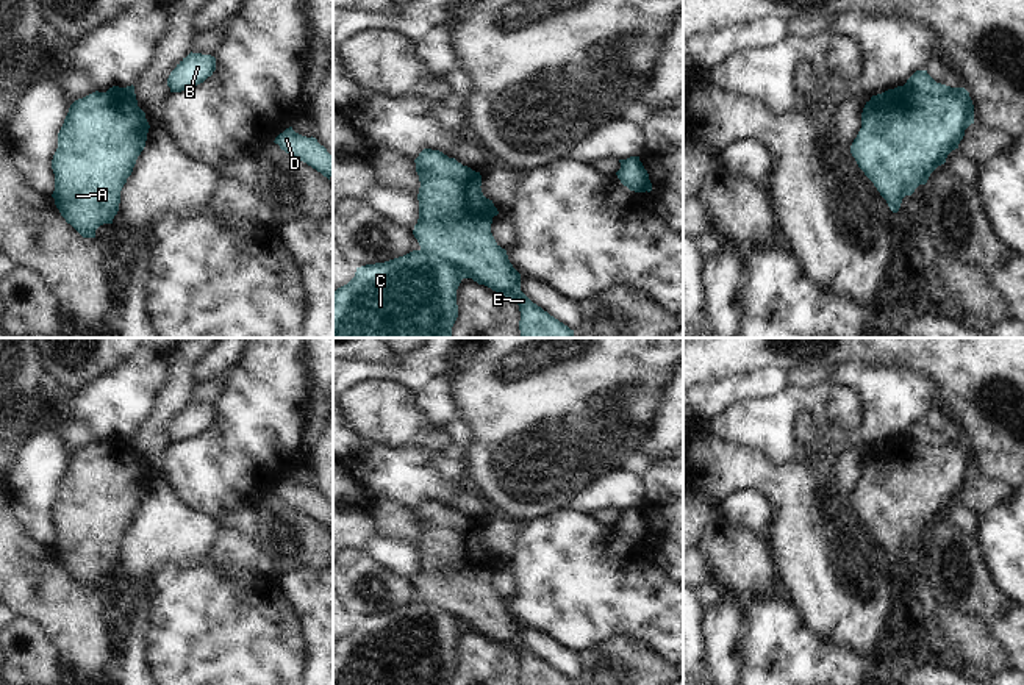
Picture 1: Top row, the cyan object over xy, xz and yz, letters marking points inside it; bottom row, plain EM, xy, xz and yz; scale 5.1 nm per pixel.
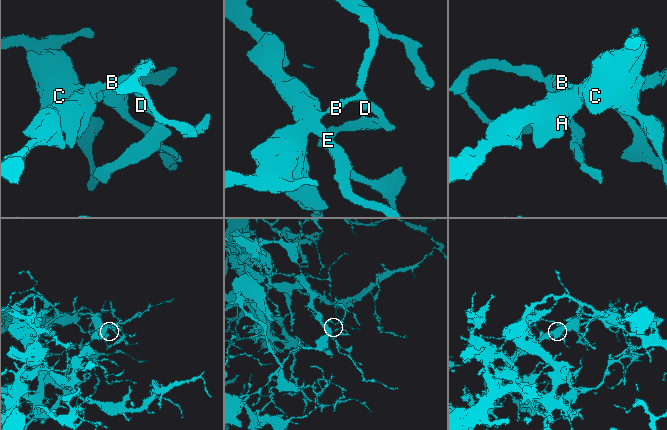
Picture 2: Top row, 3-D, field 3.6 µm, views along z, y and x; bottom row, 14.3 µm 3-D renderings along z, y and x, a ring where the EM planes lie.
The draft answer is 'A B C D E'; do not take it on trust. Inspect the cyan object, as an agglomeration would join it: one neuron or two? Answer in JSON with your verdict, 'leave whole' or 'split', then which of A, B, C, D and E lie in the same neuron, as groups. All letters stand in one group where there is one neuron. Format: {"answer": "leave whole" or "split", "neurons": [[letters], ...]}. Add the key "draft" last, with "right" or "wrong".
{"answer": "split", "neurons": [["A", "E"], ["B", "C", "D"]], "draft": "wrong"}

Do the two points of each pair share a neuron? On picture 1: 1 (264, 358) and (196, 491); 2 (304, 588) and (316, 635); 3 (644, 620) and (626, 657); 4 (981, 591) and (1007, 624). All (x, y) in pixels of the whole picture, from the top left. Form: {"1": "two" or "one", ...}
{"1": "one", "2": "one", "3": "two", "4": "one"}

